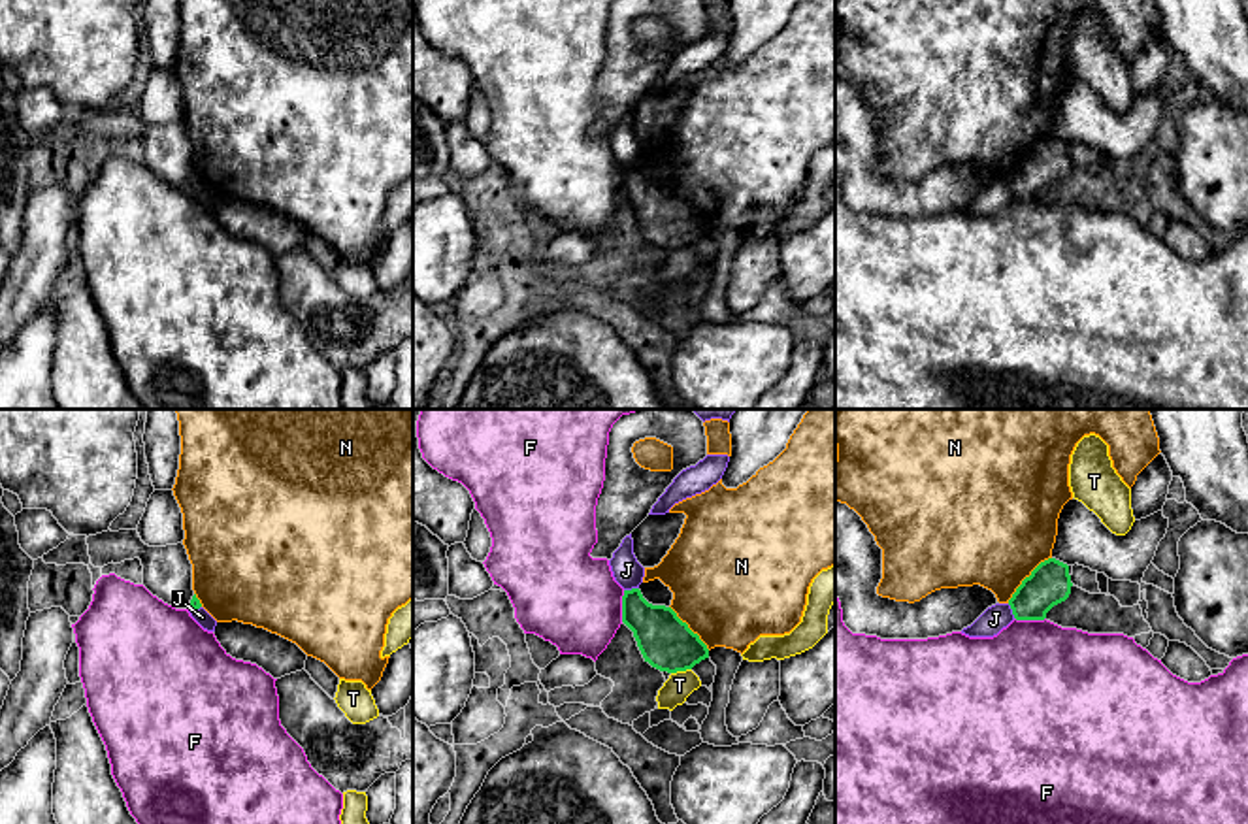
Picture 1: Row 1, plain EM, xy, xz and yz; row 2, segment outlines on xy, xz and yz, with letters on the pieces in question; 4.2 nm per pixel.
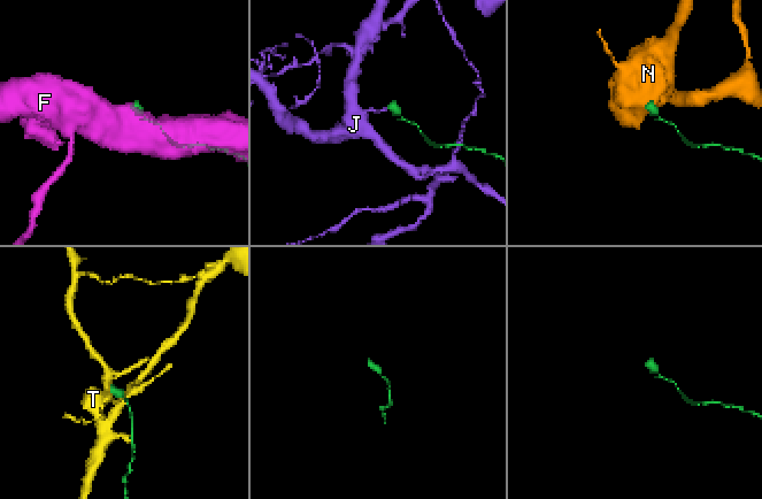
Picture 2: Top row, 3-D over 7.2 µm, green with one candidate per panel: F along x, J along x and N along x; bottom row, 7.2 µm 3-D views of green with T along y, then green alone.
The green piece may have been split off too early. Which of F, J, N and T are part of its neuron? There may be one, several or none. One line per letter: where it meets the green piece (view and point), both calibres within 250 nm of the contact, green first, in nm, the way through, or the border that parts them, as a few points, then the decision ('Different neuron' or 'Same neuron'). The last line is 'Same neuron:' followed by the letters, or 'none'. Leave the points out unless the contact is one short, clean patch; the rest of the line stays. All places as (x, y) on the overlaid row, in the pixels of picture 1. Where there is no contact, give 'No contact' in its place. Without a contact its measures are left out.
F: Touches green at xz (623, 606). Thickness 220 nm (green) against 400 nm. Different neuron
J: Touches green at xz (632, 589). Thickness 220 nm (green) against 120 nm. Boundary: xz (638, 587), (624, 591). Different neuron
N: Touches green at yz (1026, 577). Thickness 180 nm (green) against 480 nm. Different neuron
T: Touches green at xz (681, 670). Thickness 220 nm (green) against 120 nm. Boundary: xz (690, 668), (672, 674). Different neuron
Same neuron: none

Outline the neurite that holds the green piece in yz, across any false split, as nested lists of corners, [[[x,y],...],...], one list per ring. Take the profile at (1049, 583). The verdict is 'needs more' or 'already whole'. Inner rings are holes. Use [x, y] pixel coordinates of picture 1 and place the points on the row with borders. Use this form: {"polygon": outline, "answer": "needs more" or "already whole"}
{"polygon": [[[1048,558],[1016,588],[1009,605],[1016,620],[1044,620],[1046,613],[1071,594],[1069,566]]], "answer": "already whole"}

